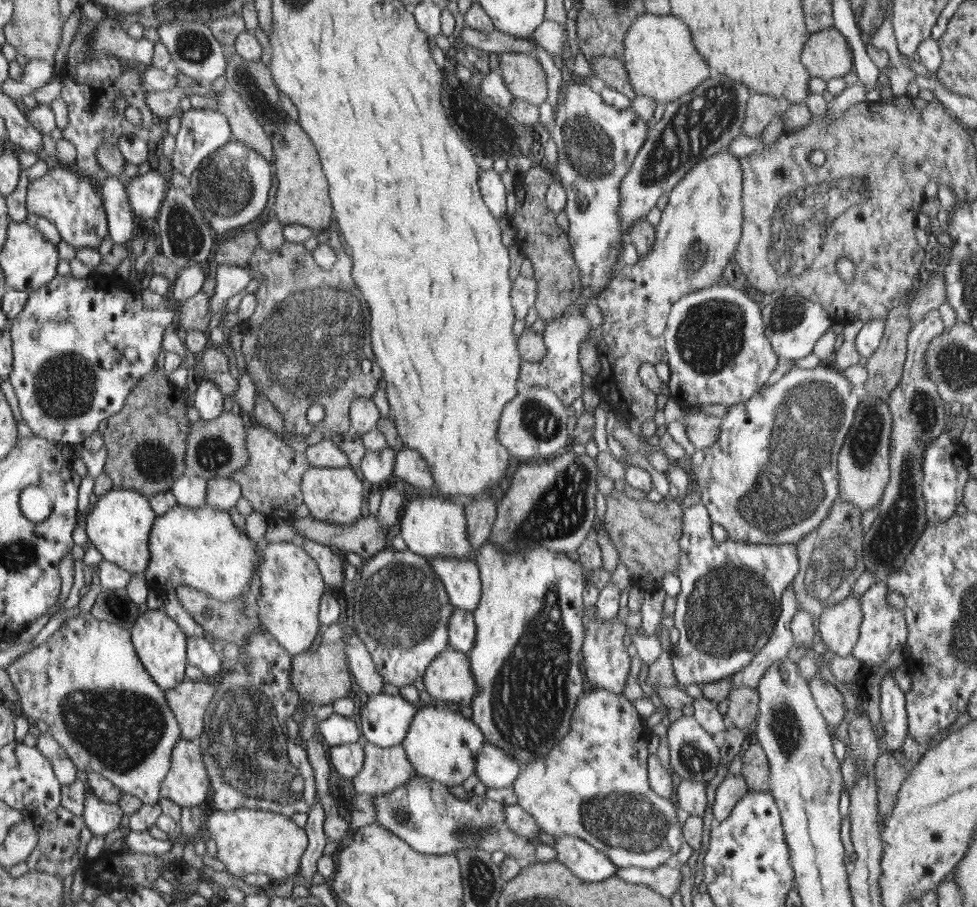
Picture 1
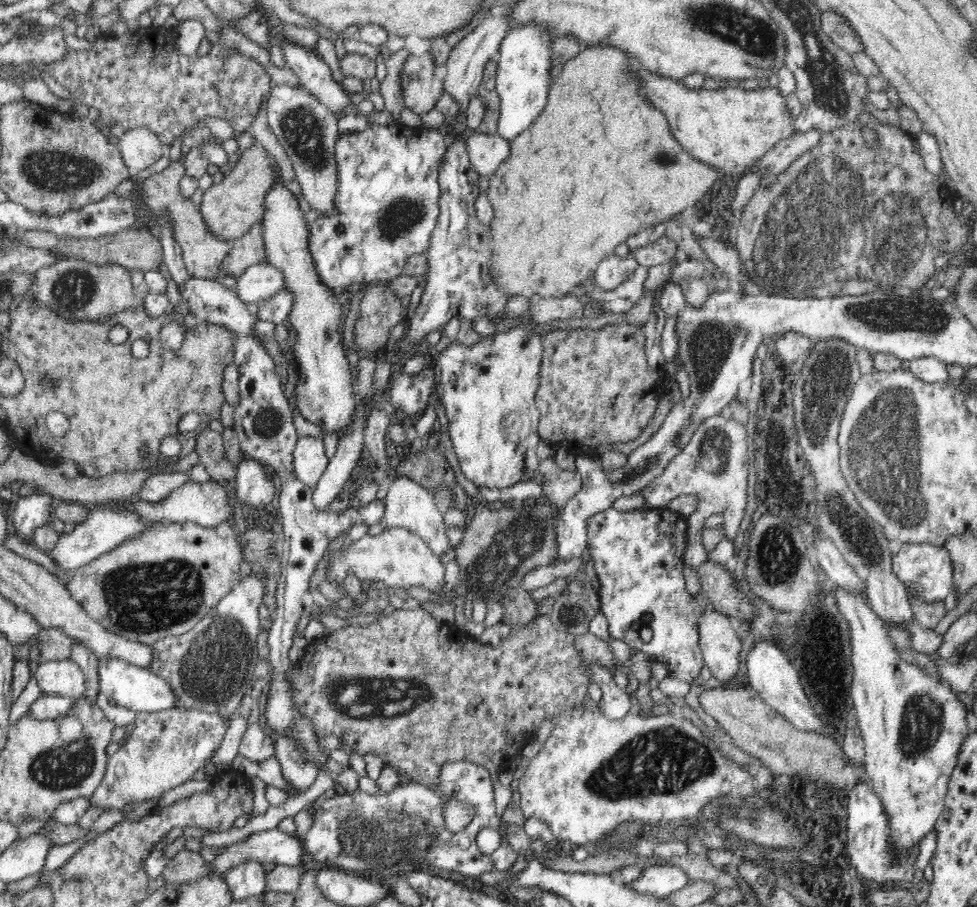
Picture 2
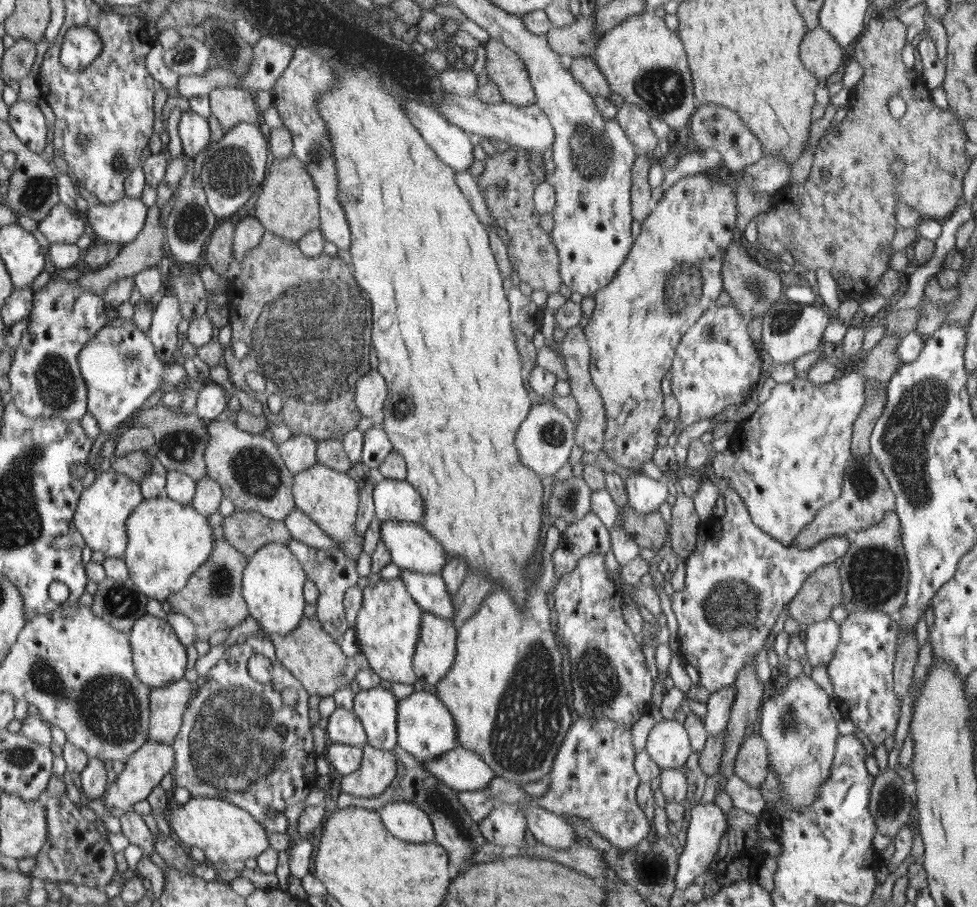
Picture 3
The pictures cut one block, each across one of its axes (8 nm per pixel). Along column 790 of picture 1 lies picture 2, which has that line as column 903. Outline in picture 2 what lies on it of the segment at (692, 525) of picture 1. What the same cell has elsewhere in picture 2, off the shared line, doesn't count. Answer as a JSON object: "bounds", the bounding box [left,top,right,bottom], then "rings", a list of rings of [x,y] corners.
{"bounds":[892,543,954,601],"rings":[[[904,543],[902,549],[892,554],[892,571],[904,583],[906,590],[918,594],[925,601],[943,600],[952,592],[954,567],[945,546],[933,546],[929,543]]]}

